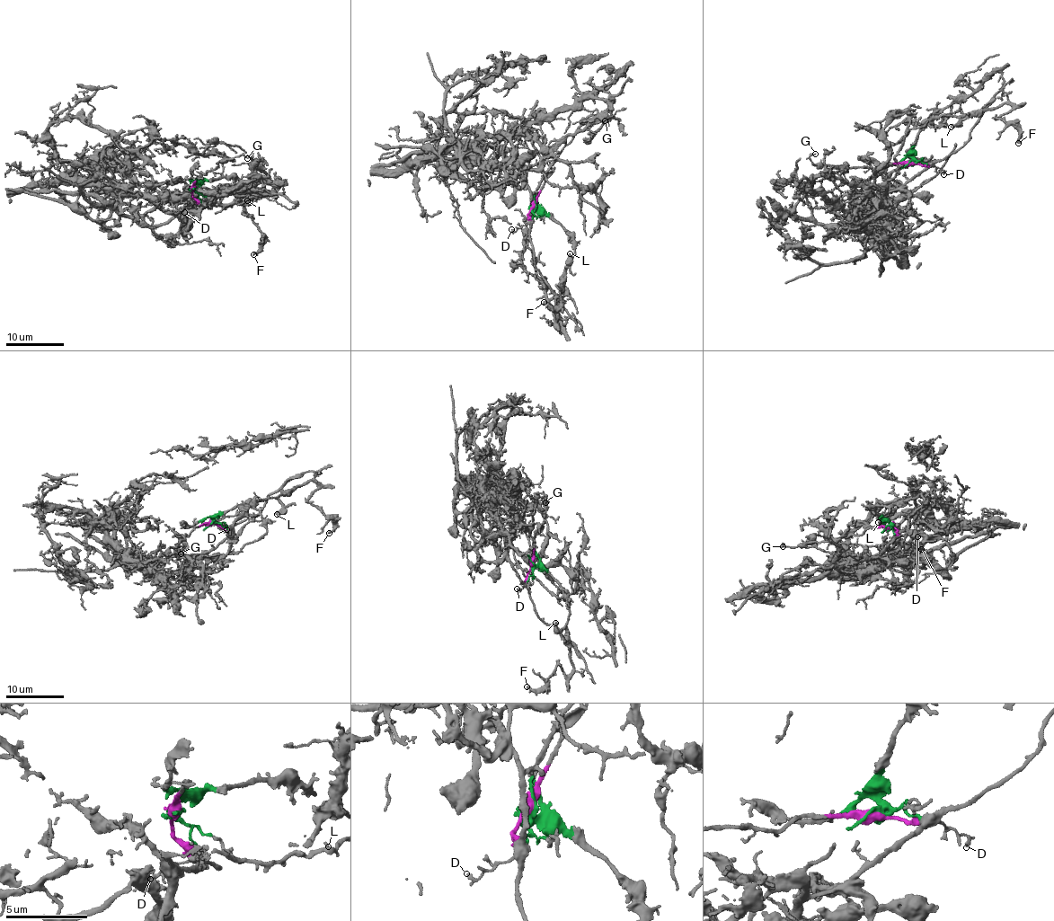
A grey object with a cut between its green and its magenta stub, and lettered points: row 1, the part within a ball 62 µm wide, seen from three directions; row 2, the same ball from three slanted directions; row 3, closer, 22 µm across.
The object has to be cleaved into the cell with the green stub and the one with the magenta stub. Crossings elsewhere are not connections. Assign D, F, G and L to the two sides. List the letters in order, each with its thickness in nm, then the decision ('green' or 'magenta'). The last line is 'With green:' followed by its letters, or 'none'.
D: calibre 170 nm; magenta
F: calibre 140 nm; green
G: calibre 120 nm; magenta
L: calibre 360 nm; green
With green: F, L

